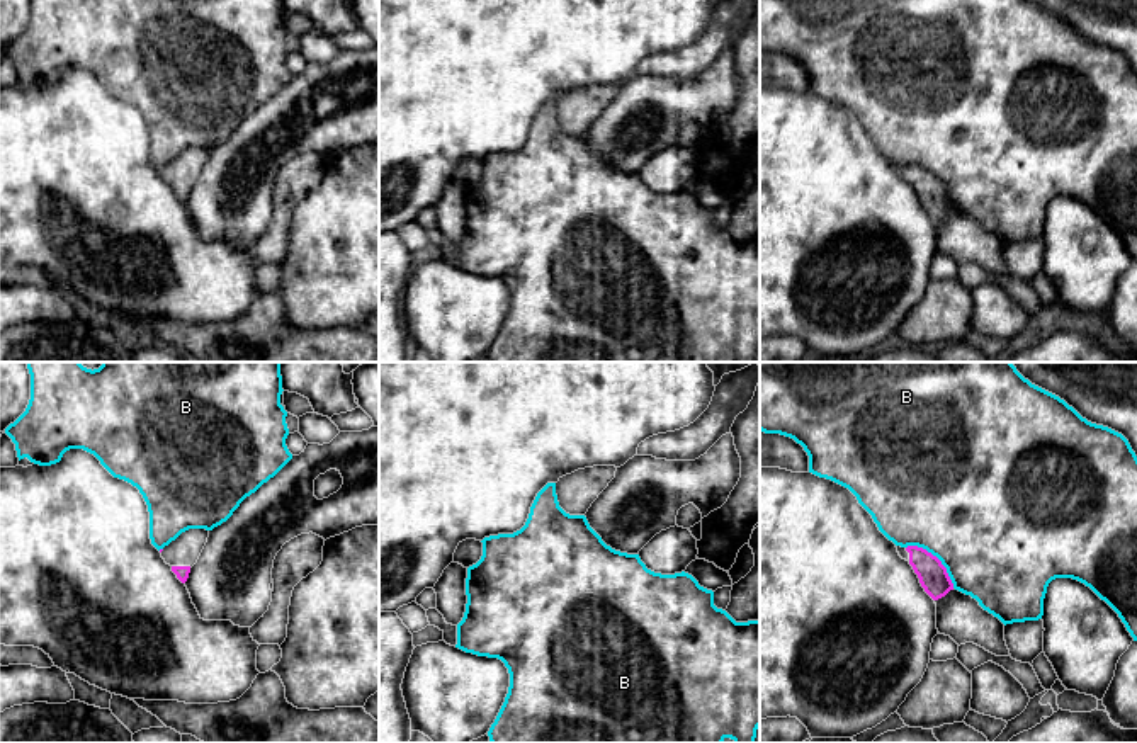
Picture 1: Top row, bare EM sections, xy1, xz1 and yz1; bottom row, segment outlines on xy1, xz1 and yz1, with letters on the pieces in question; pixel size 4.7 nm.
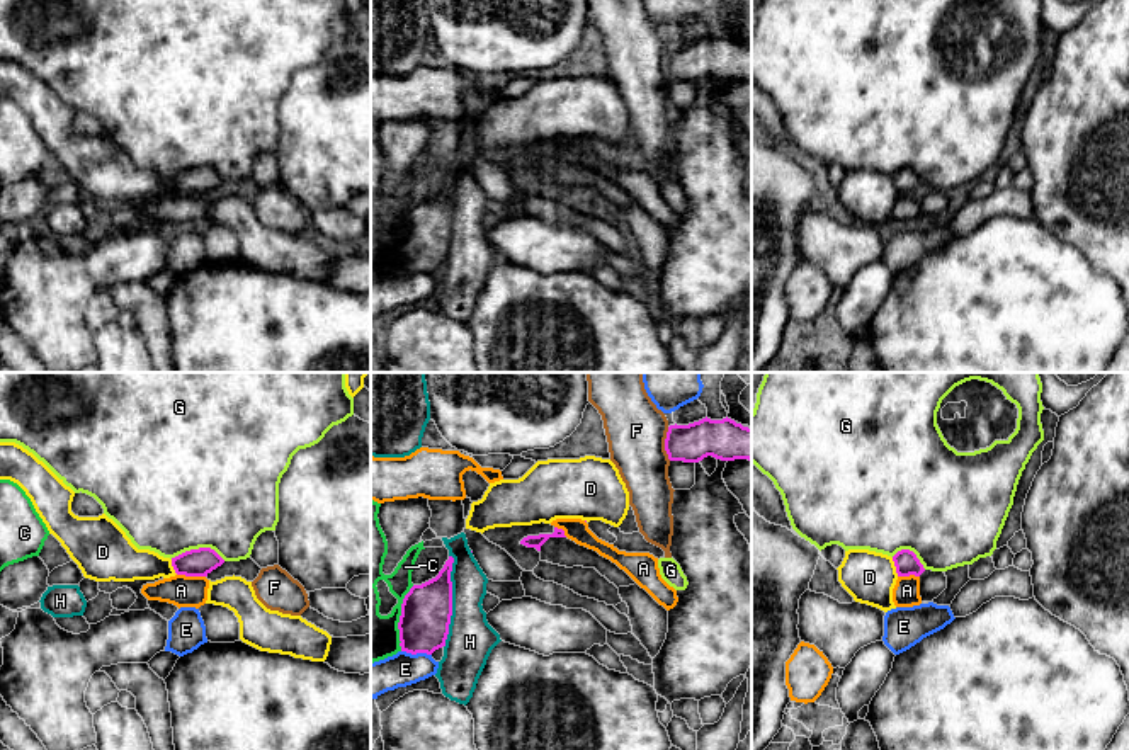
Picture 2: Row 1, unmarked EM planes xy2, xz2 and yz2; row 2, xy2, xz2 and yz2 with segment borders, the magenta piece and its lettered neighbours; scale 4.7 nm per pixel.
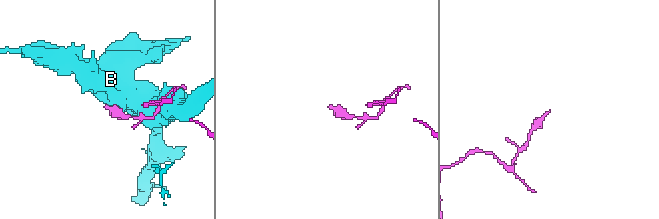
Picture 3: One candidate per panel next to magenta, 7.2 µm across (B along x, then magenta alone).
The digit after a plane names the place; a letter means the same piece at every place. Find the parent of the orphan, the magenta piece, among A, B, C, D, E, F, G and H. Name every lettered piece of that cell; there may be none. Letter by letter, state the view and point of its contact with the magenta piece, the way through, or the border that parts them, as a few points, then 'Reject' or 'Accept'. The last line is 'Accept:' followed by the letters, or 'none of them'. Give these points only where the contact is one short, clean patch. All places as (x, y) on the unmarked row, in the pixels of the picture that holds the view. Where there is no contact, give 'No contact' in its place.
A: Touches magenta at xy2 (191, 194). Boundary: xy2 (177, 193), (204, 196). Reject
B: Touches magenta at yz1 (937, 177). Reject
C: Touches magenta at xz2 (400, 237). Reject
D: Touches magenta at yz2 (895, 184). Reject
E: Touches magenta at xz2 (417, 271). Boundary: xz2 (402, 269), (431, 274). Reject
F: Touches magenta at xz2 (665, 63). Boundary: xz2 (667, 46), (665, 72), (670, 79). Reject
G: Touches magenta at xy2 (198, 169). Reject
H: Touches magenta at xz2 (451, 220). Reject
Accept: none of them

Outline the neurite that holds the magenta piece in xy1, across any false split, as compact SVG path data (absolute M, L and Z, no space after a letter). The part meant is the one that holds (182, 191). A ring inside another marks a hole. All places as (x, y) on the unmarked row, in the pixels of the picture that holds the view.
M189 148L163 167L161 177L172 185L172 190L182 202L187 201L190 187L197 182L207 156L209 150L206 148Z

